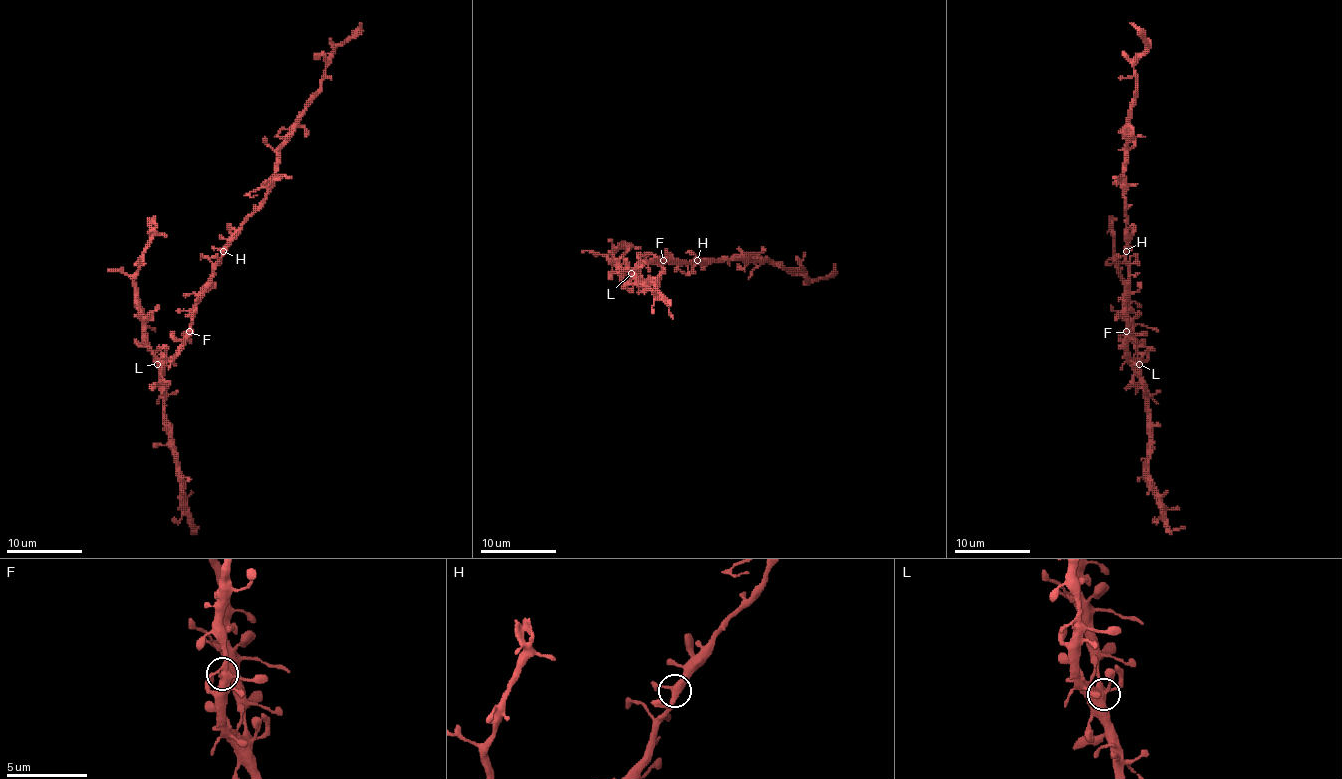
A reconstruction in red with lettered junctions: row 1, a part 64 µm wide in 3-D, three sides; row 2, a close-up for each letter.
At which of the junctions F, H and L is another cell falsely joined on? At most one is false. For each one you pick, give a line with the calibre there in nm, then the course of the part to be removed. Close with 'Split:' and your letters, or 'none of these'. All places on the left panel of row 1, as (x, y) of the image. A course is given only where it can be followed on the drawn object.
Split: none of these

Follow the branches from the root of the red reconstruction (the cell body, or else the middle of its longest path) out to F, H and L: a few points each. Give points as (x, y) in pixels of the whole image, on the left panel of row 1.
F: (214, 271), (212, 284), (197, 305), (189, 331)
H: (214, 271), (214, 263), (223, 250)
L: (214, 271), (212, 284), (197, 305), (187, 341), (172, 356), (157, 364)

